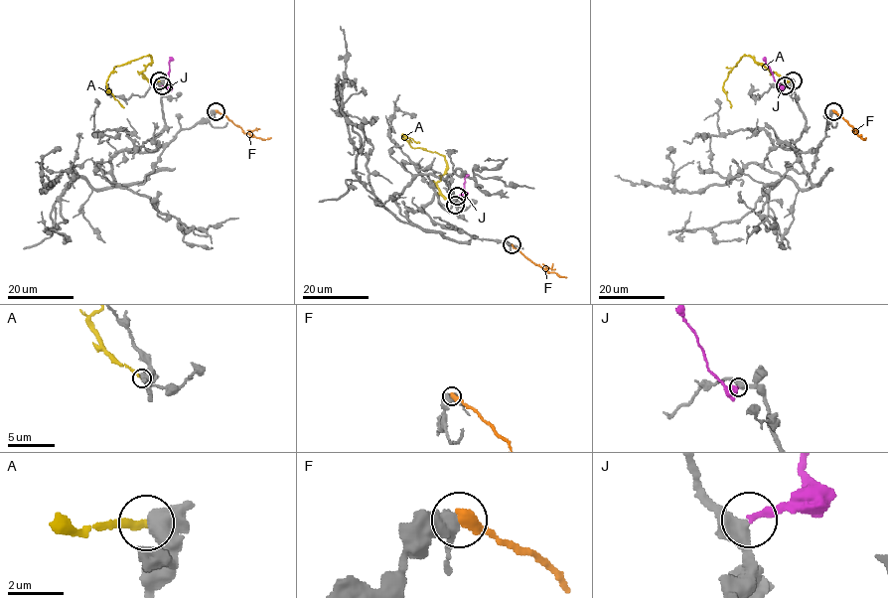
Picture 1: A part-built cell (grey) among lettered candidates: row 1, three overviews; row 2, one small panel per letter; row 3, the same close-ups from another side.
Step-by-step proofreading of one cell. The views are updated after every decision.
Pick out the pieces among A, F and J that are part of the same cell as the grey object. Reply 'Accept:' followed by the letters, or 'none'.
Accept: J

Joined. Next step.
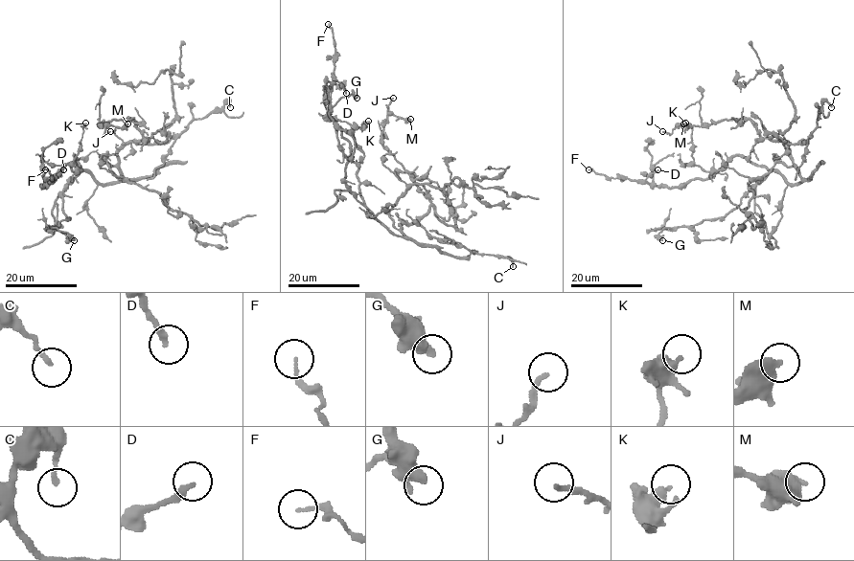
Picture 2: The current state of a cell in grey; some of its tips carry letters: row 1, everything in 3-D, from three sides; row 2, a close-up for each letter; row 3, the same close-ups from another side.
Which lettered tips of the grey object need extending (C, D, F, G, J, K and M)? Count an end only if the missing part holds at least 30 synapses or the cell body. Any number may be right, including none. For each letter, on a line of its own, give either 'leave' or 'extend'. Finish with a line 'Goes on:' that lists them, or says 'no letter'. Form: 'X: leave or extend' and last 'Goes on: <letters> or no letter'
C: leave
D: leave
F: leave
G: leave
J: leave
K: leave
M: leave
Goes on: no letter

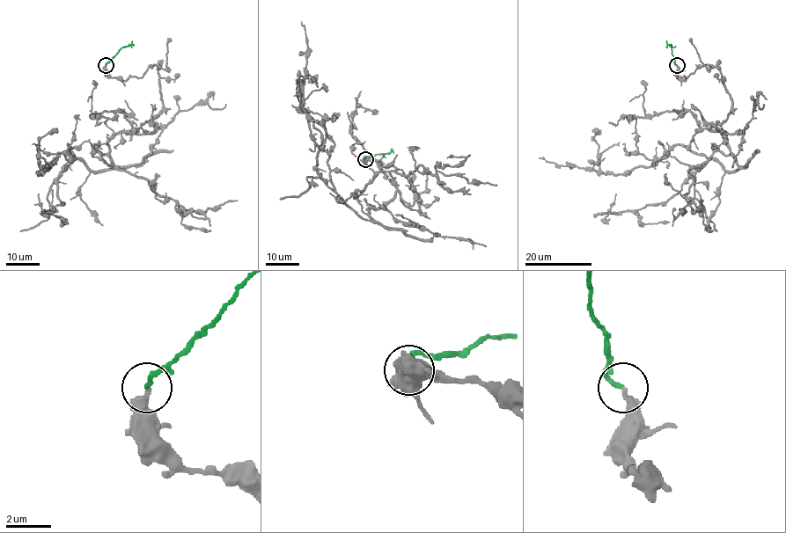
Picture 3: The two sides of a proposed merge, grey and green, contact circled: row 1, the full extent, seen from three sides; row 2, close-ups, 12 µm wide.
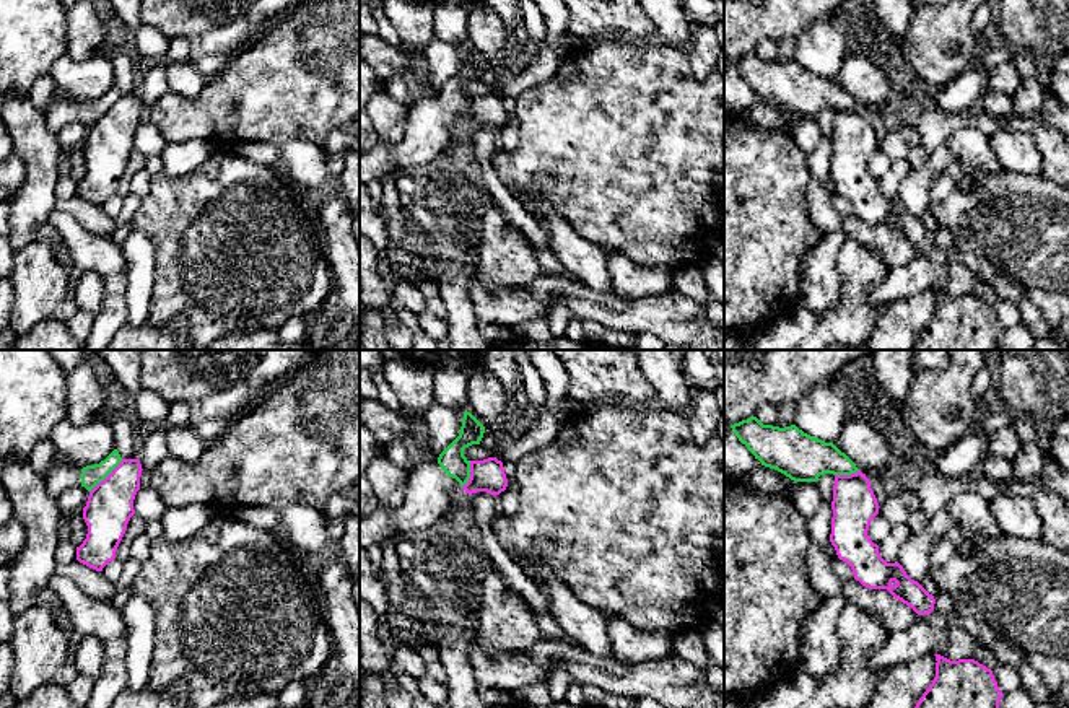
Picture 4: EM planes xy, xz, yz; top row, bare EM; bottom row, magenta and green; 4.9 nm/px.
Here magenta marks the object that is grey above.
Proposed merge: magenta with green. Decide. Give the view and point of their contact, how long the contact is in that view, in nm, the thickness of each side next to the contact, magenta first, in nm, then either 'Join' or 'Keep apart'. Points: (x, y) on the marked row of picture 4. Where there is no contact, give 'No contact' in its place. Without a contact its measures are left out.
Touches magenta at xy (108, 476). Shared border 240 nm. Thickness 240 nm (magenta) against 100 nm. Keep apart

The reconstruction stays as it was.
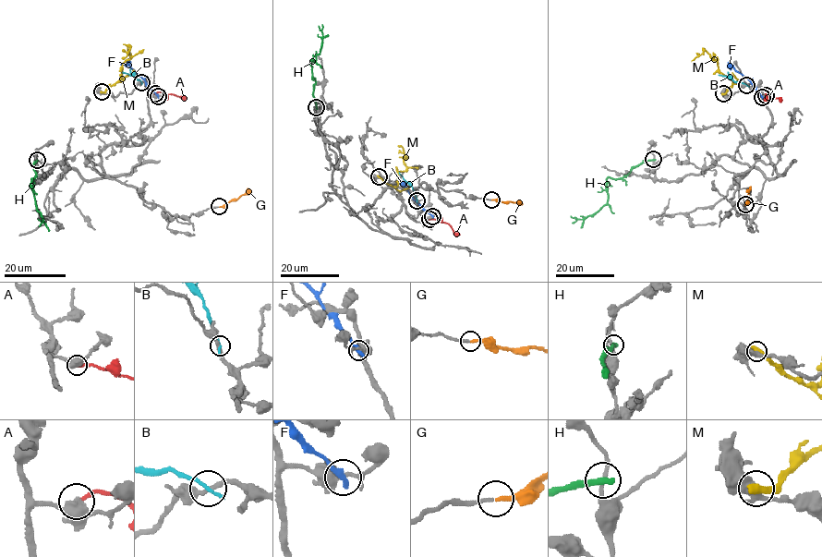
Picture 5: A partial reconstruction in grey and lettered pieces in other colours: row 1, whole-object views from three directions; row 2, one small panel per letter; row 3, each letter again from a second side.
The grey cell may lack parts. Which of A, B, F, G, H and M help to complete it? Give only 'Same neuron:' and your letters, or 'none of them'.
Same neuron: G

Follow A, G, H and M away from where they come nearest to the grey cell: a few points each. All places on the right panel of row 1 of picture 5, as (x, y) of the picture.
A: (765, 95), (779, 98), (780, 102)
G: (746, 204), (750, 187)
H: (653, 159), (642, 162), (622, 177), (608, 177), (608, 202), (598, 211), (582, 219), (571, 216)
M: (723, 93), (731, 88), (731, 81), (719, 71), (717, 62), (705, 50), (692, 61)

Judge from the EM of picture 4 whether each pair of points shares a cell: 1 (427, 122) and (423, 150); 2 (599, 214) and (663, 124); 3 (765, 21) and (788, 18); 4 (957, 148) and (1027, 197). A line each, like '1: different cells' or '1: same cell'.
1: same cell
2: same cell
3: same cell
4: different cells

